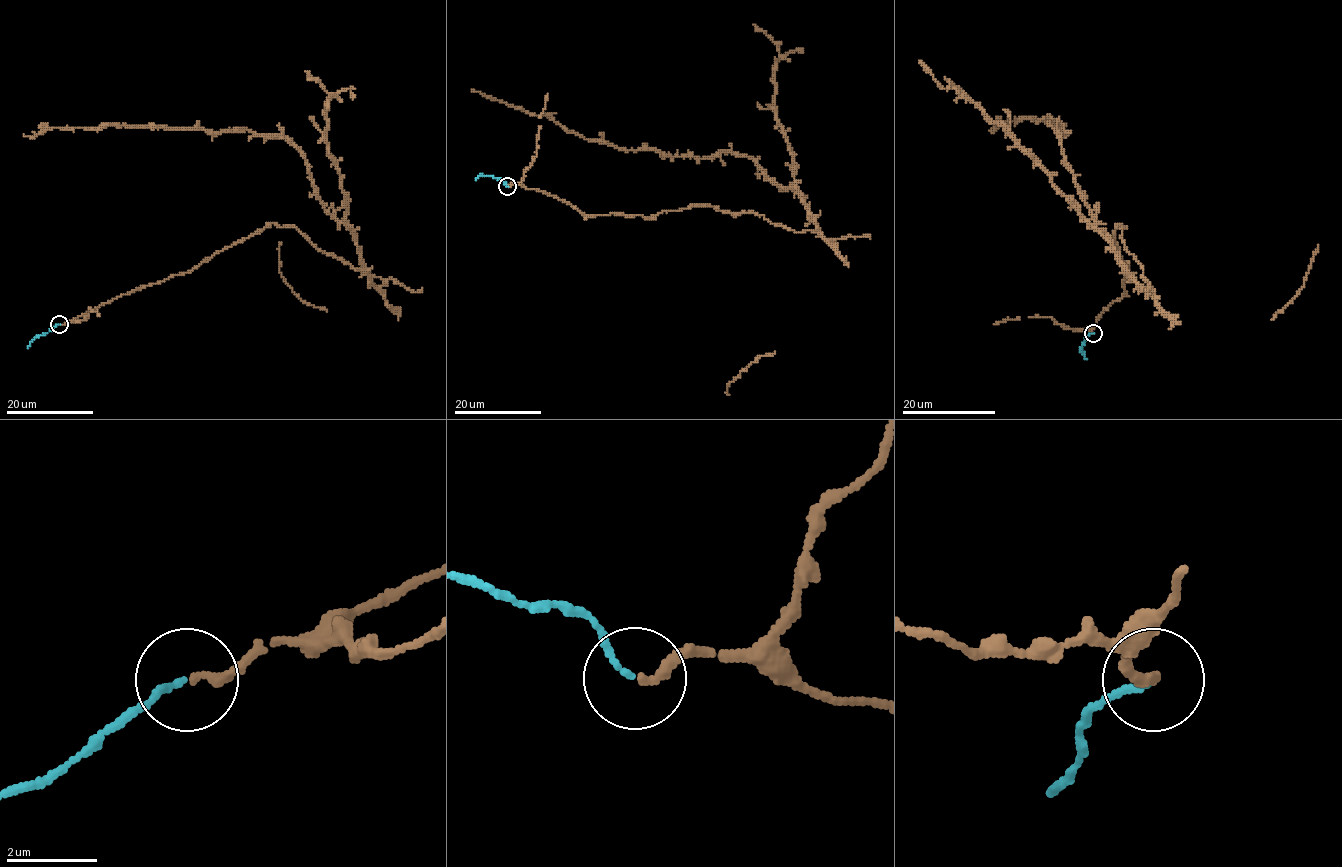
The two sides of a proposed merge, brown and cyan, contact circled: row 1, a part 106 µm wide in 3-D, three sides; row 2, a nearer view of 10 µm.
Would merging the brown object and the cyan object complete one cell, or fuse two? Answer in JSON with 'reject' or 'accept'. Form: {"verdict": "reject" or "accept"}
{"verdict": "accept"}

